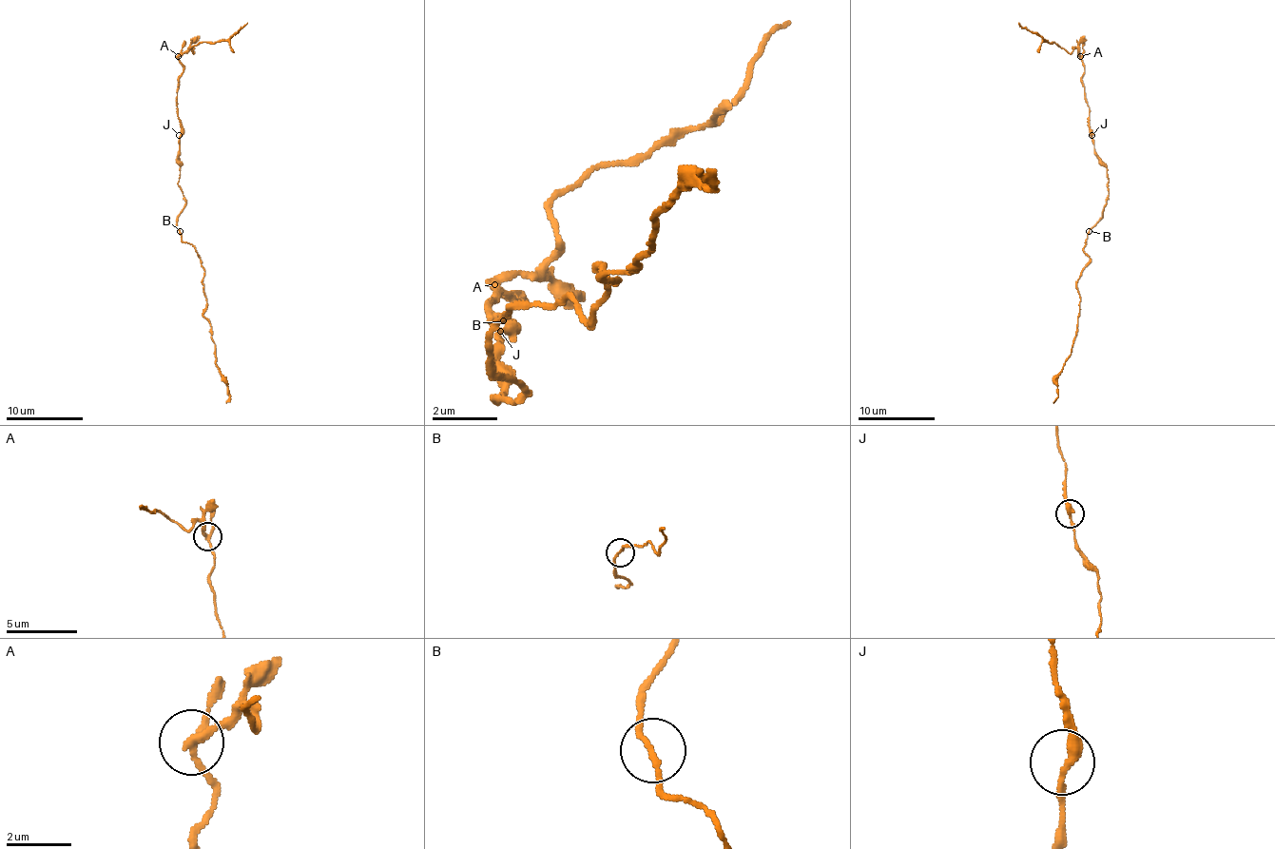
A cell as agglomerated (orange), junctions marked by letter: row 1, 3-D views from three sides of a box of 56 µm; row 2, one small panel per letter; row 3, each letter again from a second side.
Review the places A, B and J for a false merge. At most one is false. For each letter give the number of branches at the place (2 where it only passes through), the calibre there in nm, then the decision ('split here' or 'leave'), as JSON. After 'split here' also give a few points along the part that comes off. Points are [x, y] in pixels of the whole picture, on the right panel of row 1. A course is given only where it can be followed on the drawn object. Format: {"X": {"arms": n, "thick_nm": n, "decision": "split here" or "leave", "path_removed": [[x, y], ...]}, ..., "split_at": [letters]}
{"A": {"arms": 3, "thick_nm": 200, "decision": "split here", "path_removed": [[1080, 56], [1076, 48], [1067, 51], [1058, 44], [1043, 40], [1018, 23]]}, "B": {"arms": 2, "thick_nm": 160, "decision": "leave"}, "J": {"arms": 2, "thick_nm": 280, "decision": "leave"}, "split_at": ["A"]}

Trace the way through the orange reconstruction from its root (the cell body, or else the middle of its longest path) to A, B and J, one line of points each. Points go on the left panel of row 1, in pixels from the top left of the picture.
A: (182, 191), (177, 183), (182, 137), (177, 85), (183, 64), (177, 56)
B: (182, 191), (185, 206), (177, 218), (179, 231)
J: (182, 191), (177, 183), (179, 135)

